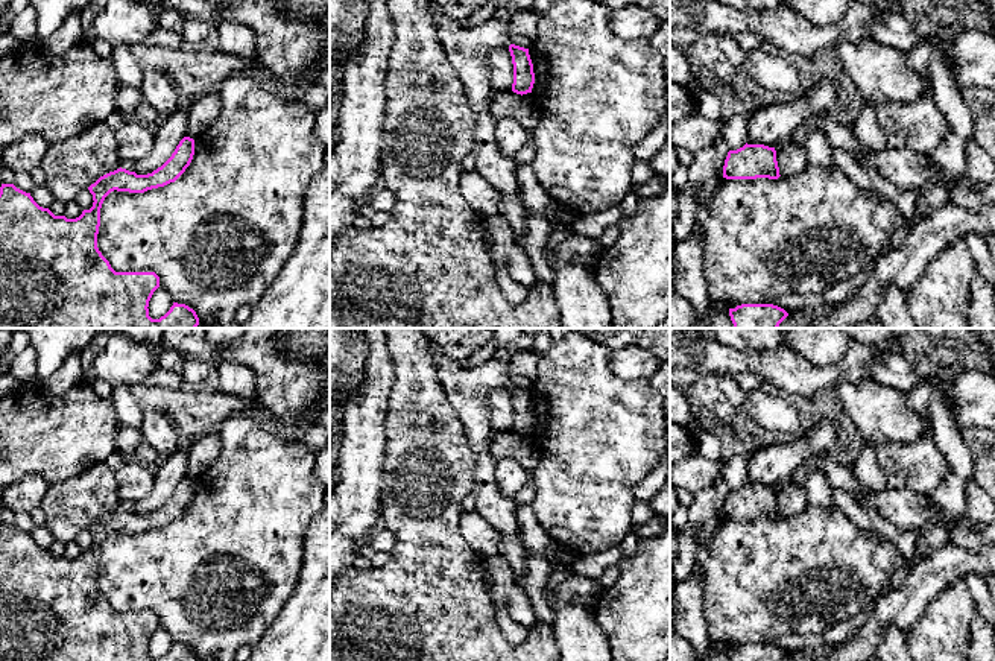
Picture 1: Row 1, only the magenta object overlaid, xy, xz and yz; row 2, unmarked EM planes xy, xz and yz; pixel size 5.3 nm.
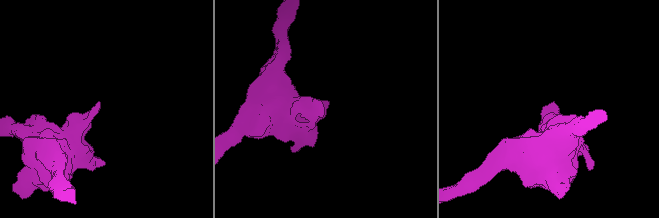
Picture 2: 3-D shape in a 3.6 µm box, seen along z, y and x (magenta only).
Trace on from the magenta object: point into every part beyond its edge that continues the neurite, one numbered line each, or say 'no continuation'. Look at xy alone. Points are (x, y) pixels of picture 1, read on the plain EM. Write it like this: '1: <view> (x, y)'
no continuation

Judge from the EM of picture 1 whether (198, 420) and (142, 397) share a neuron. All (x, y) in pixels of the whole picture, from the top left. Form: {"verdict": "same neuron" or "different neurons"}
{"verdict": "same neuron"}

